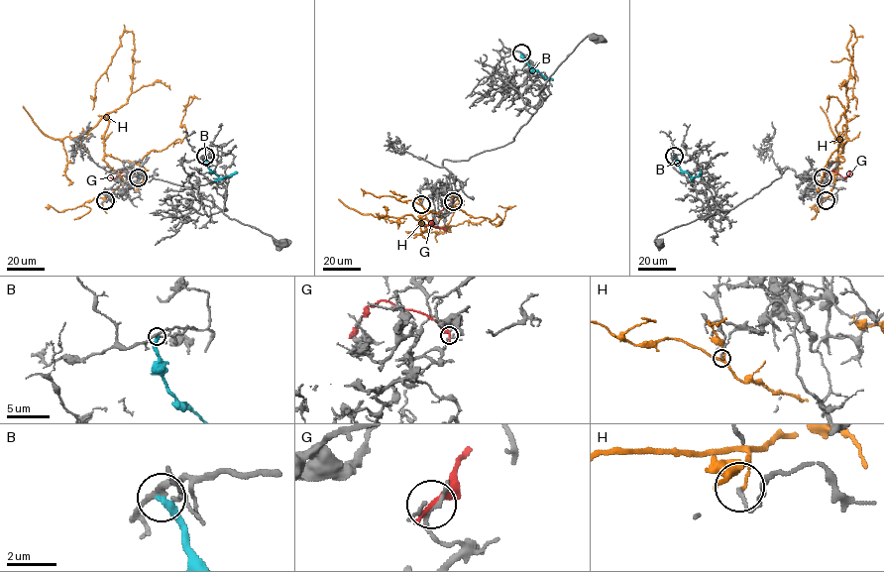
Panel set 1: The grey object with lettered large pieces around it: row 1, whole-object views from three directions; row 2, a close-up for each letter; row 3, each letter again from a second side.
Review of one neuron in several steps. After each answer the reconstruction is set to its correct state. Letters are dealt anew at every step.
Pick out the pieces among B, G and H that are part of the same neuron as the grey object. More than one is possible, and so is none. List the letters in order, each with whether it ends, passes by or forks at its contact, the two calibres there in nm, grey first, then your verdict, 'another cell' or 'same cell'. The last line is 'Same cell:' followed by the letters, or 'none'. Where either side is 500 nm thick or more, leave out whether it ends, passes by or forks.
B: it ends; calibres 200 and 320 nm; another cell
G: it ends; calibres 120 and 280 nm; another cell
H: it ends; calibres 160 and 100 nm; another cell
Same cell: none

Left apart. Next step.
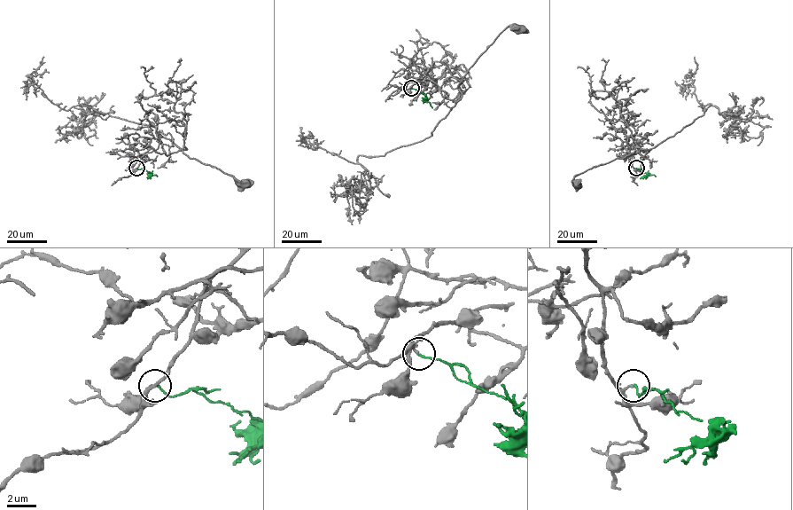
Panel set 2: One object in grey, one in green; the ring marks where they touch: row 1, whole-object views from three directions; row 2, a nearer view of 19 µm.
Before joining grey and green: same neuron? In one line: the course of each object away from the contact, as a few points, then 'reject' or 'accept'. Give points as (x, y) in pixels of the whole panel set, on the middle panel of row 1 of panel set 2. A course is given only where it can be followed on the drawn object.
grey via (412, 88), (431, 80), (442, 96), (458, 101), (462, 96), (459, 82), (470, 67), (508, 26), (520, 27) | green via (412, 88), (424, 95), (432, 107) | accept

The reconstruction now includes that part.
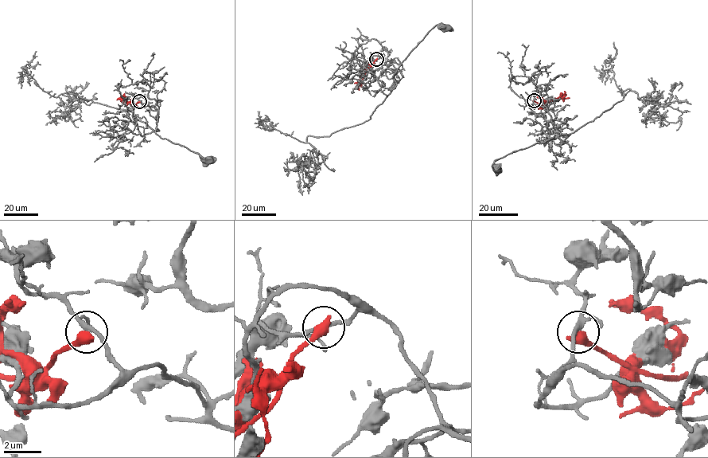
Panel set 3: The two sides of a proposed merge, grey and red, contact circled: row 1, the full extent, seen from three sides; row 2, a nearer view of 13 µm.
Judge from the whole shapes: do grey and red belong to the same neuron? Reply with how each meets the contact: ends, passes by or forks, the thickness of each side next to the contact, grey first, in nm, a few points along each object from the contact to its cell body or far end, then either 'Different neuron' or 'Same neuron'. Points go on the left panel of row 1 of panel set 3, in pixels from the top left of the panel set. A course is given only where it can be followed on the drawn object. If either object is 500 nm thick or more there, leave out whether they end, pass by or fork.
Thickness 200 nm (grey) against 600 nm. Course of grey: (139, 101), (157, 111), (155, 133), (161, 138), (184, 145), (209, 161). Course of red: (139, 101), (133, 104), (122, 99). Different neuron

